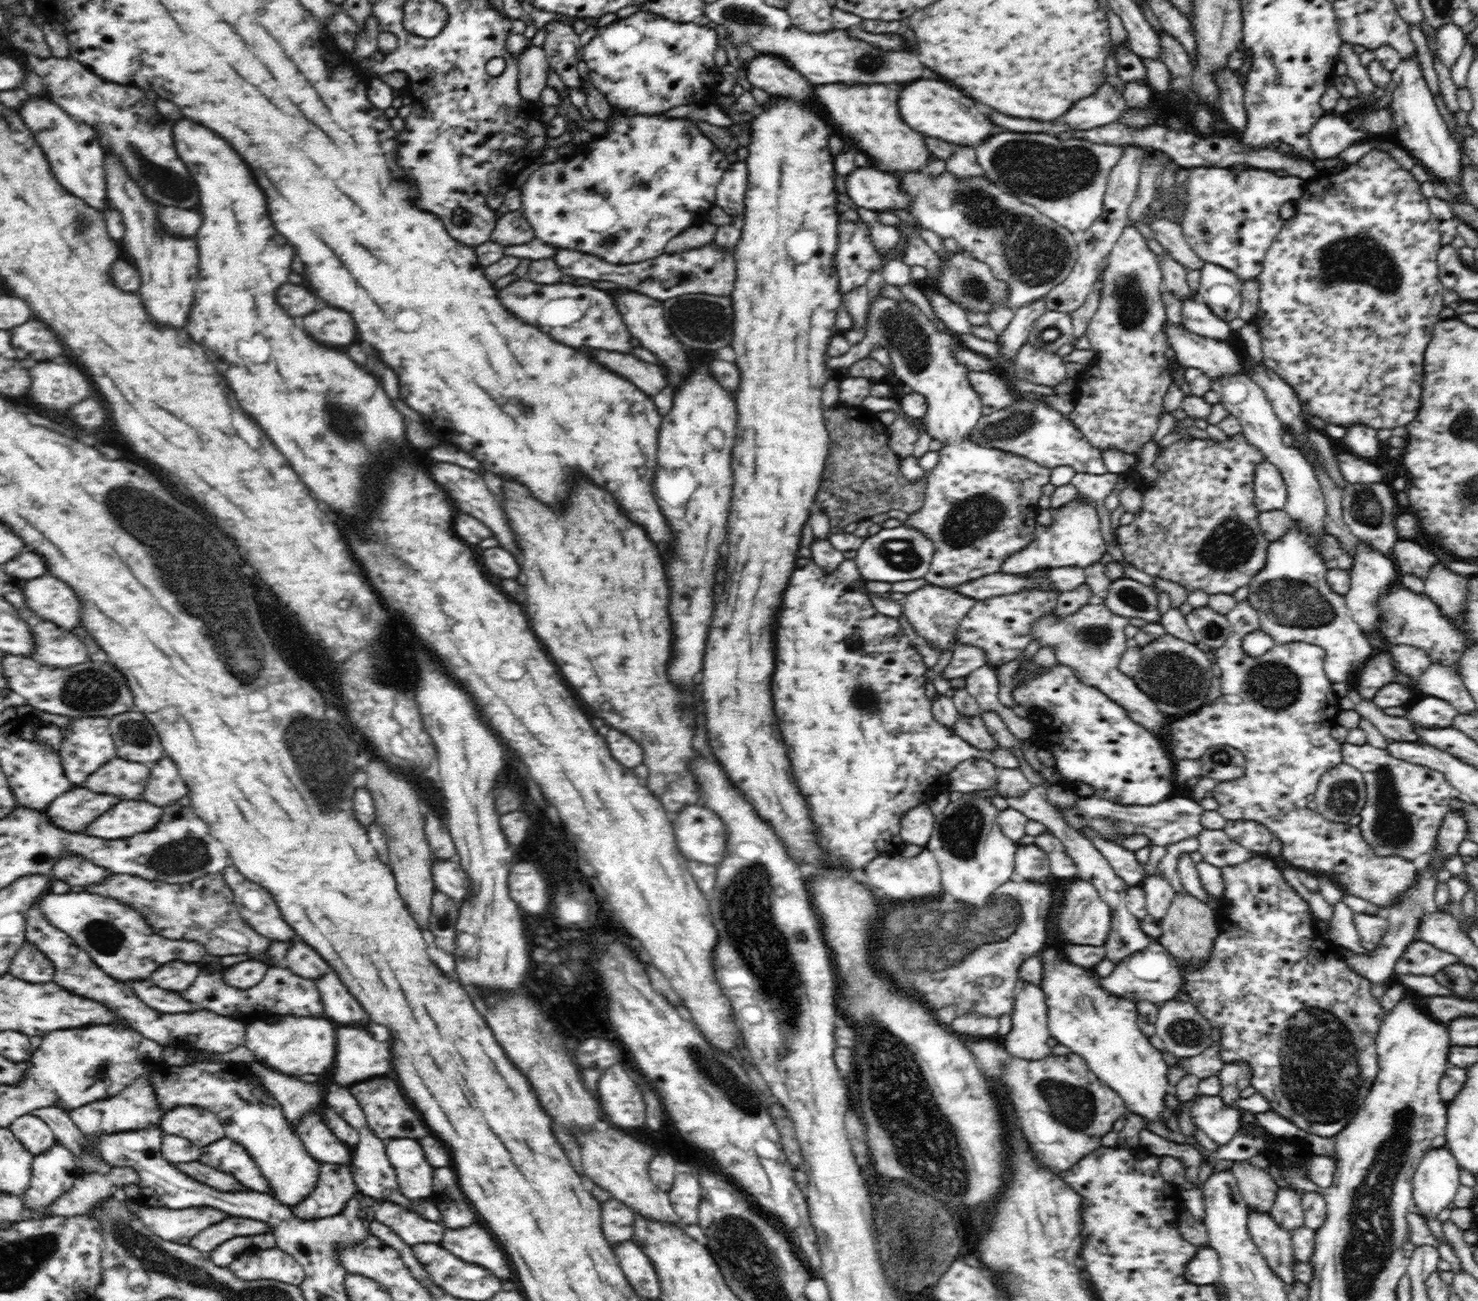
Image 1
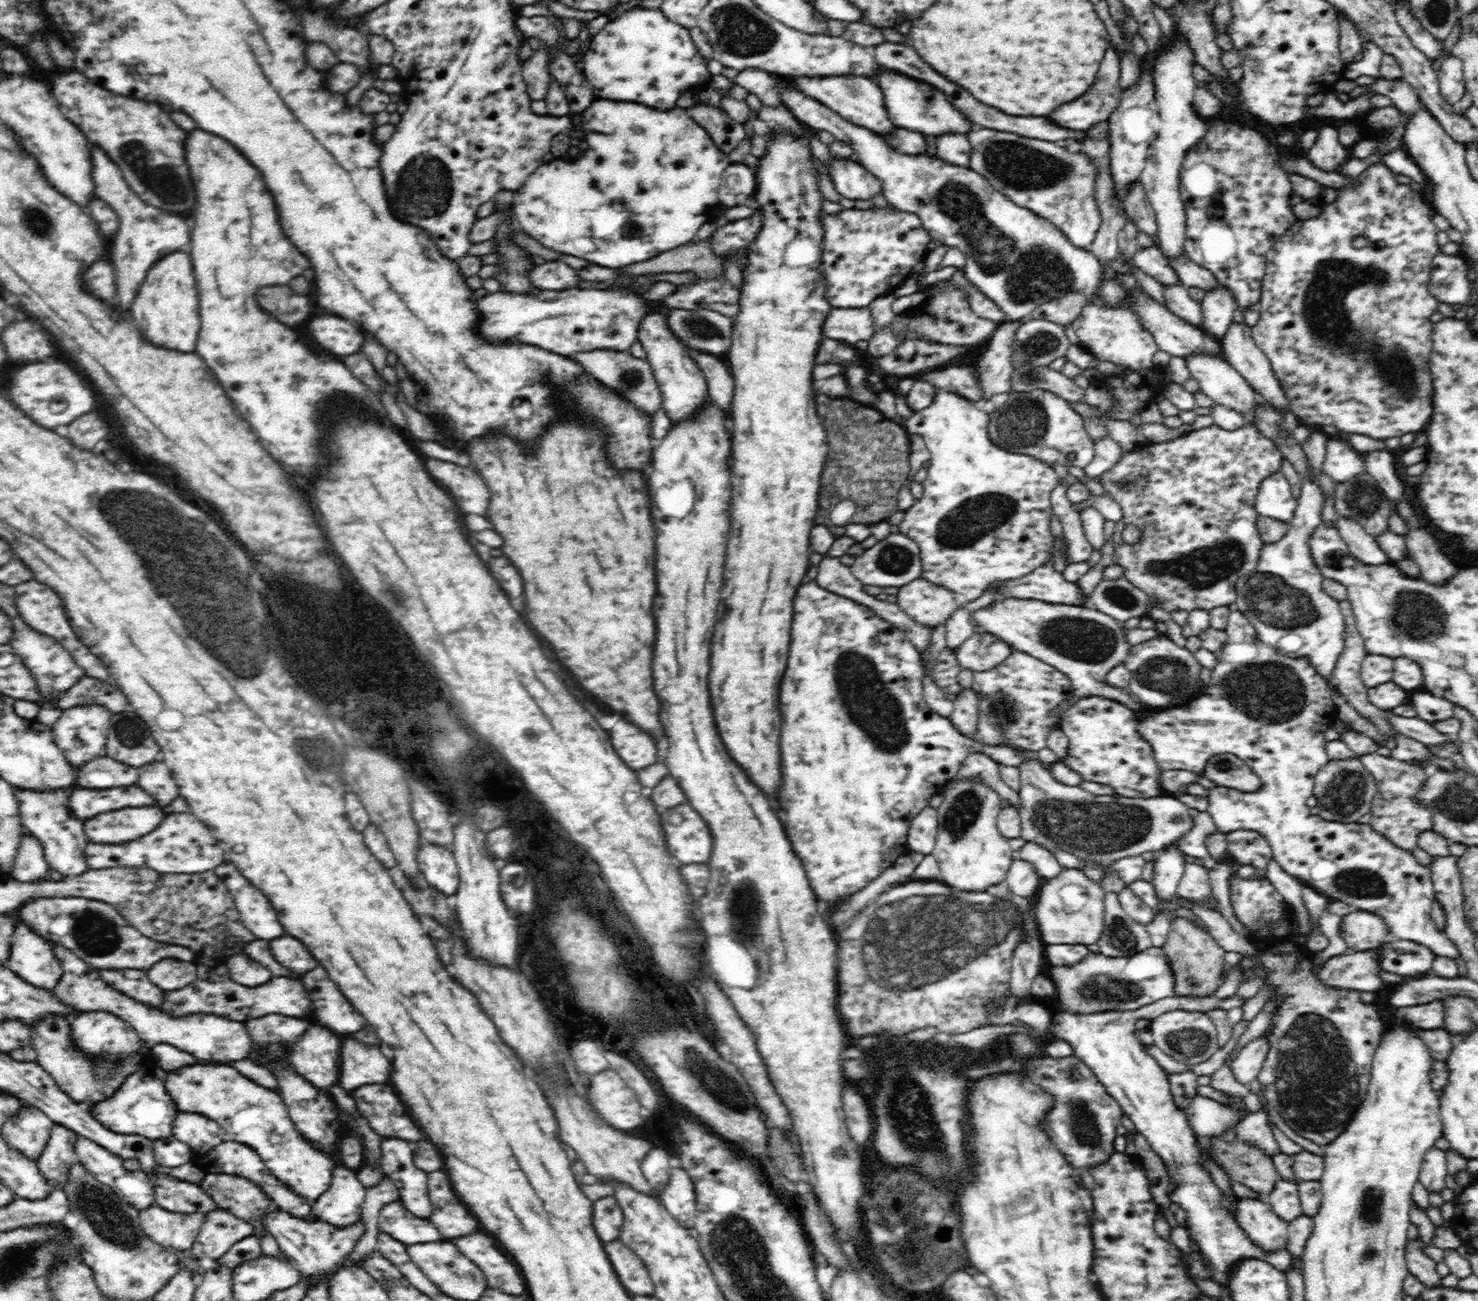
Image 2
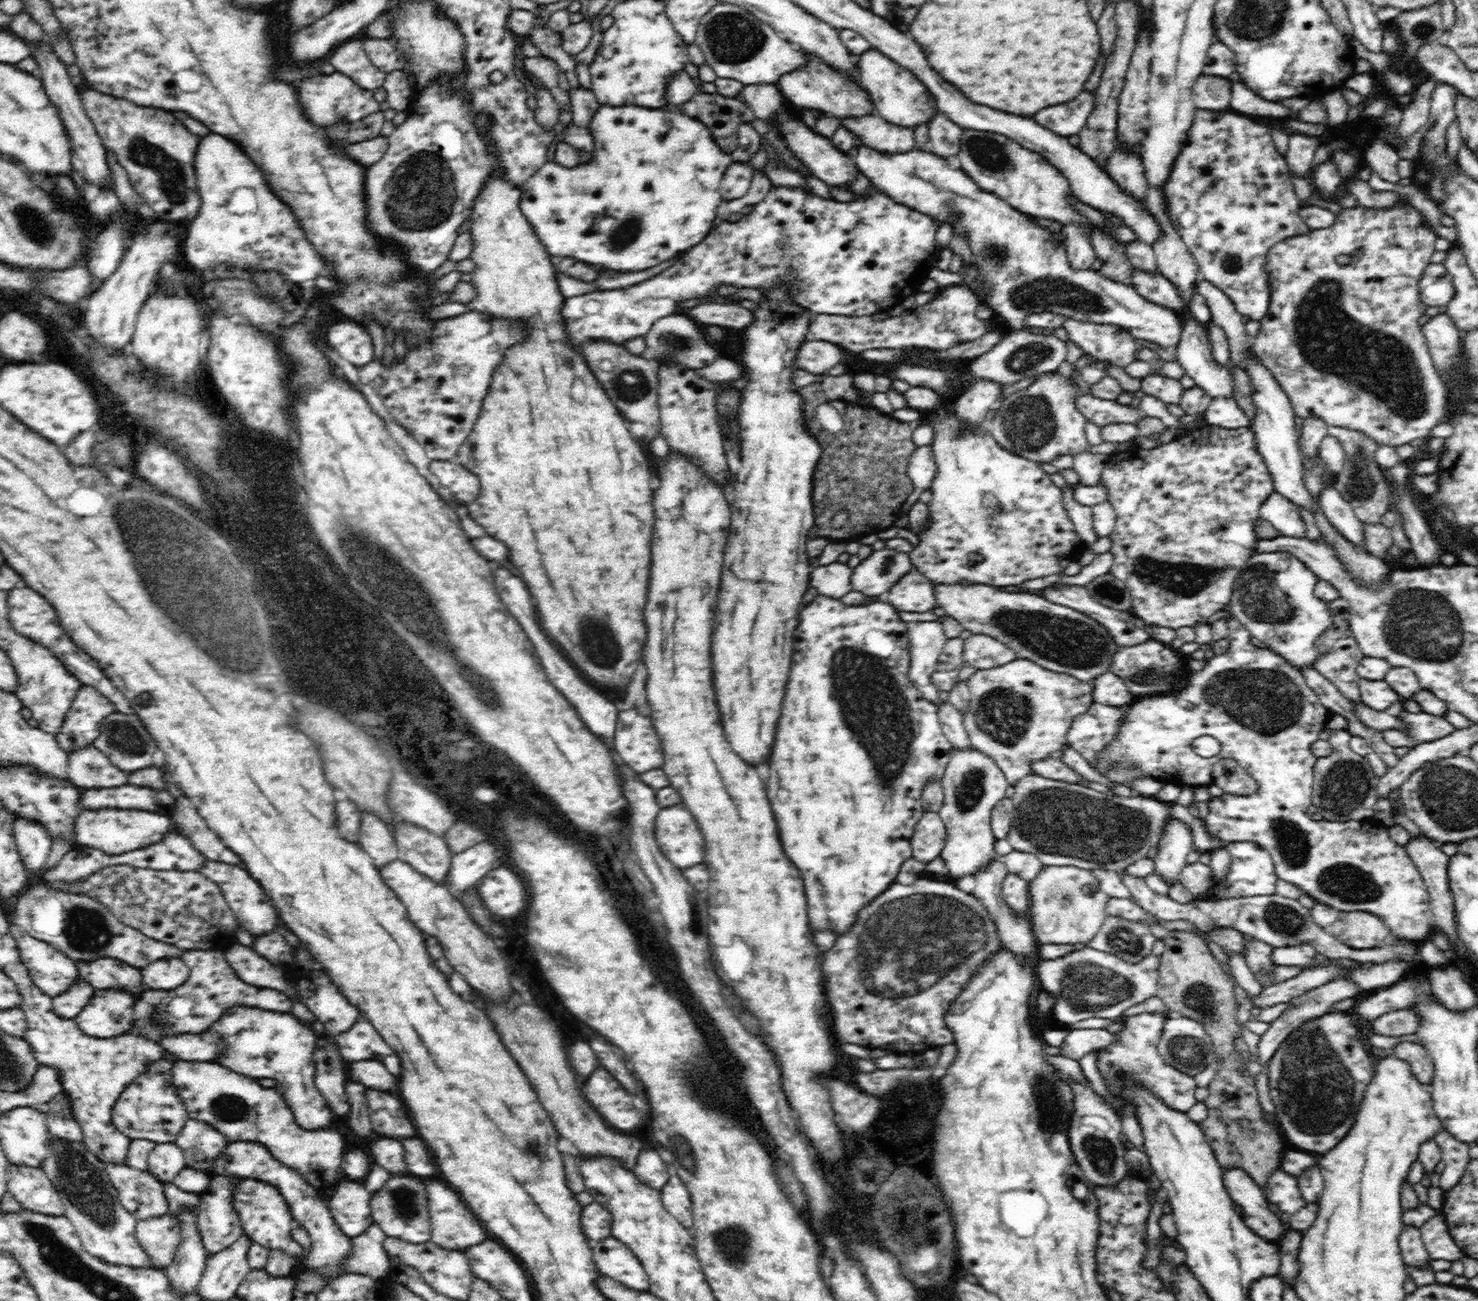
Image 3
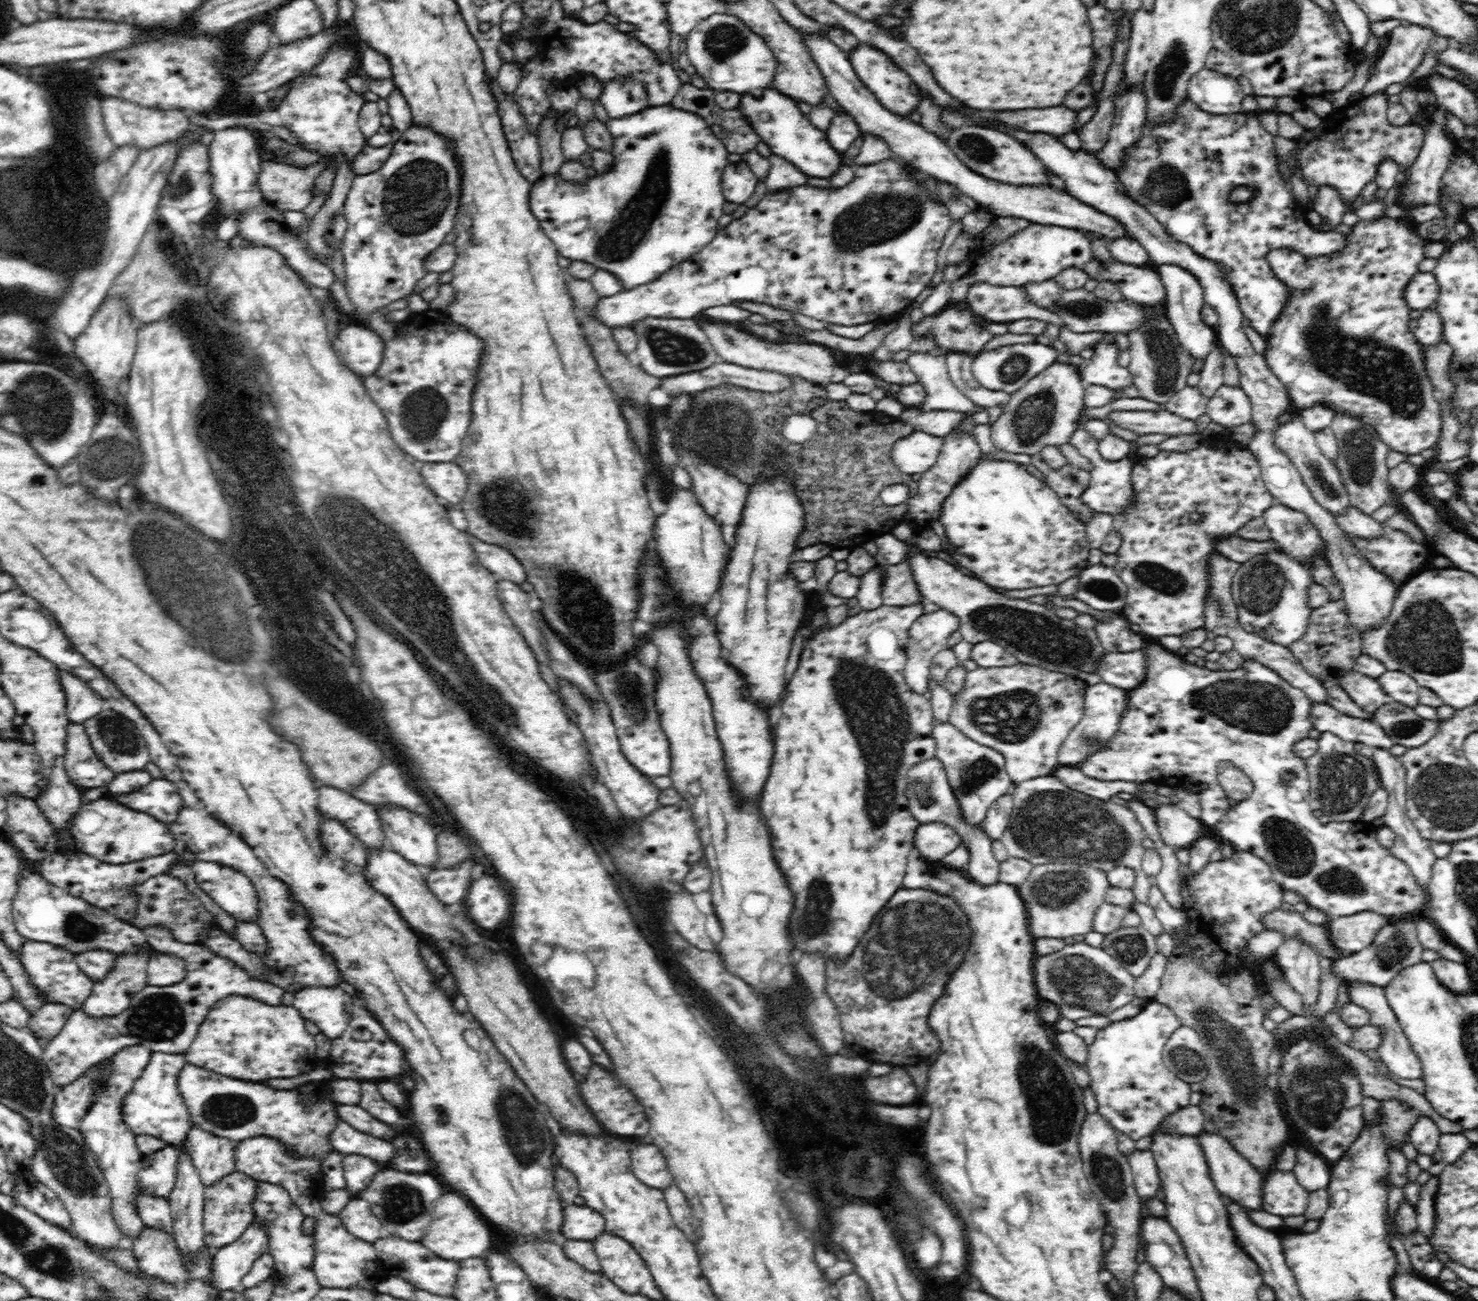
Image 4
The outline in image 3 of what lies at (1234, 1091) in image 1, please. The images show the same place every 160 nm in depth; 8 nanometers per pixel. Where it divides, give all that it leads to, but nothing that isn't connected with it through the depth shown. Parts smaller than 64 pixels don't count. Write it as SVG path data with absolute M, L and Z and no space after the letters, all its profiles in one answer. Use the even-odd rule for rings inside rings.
M1335 979L1333 982L1325 983L1325 986L1320 986L1314 989L1311 989L1307 994L1300 996L1299 998L1293 999L1288 1003L1288 1008L1278 1016L1278 1018L1270 1023L1267 1031L1260 1036L1258 1043L1258 1061L1262 1066L1266 1066L1269 1061L1275 1056L1276 1050L1280 1048L1280 1044L1296 1031L1304 1022L1308 1020L1318 1019L1324 1014L1328 1013L1328 1009L1337 1002L1346 999L1355 999L1362 992L1360 989L1360 984L1352 983L1348 979Z

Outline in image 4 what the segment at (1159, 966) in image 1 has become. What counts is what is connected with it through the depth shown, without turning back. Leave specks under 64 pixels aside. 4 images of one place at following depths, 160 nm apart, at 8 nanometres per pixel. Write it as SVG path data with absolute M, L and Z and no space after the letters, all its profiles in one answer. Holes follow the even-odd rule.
M1082 939L1068 941L1063 950L1054 954L1036 956L1033 973L1040 999L1058 1006L1062 1018L1068 1018L1068 1020L1076 1021L1078 1018L1099 1014L1107 1016L1110 1012L1114 1012L1117 1008L1122 1008L1122 1006L1136 998L1134 991L1135 977L1101 947L1093 948L1093 946L1084 943Z

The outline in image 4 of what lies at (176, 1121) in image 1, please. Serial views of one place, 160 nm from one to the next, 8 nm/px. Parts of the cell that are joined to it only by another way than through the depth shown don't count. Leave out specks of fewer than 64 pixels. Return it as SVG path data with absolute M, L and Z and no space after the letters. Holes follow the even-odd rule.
M192 1125L182 1149L192 1158L192 1163L205 1186L212 1186L224 1176L237 1171L234 1165L236 1146L237 1142L229 1138L216 1136L197 1125Z

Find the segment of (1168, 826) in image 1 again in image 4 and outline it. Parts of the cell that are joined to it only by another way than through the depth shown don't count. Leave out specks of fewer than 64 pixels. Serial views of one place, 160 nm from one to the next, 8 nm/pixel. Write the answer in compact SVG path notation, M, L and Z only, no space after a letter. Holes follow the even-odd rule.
M1053 774L1017 784L1013 803L1008 828L1000 838L1010 857L1022 858L1034 865L1088 865L1106 873L1118 865L1133 868L1136 876L1131 889L1139 908L1142 904L1149 905L1148 893L1152 880L1141 868L1142 857L1147 851L1142 840L1147 834L1132 809L1072 790Z

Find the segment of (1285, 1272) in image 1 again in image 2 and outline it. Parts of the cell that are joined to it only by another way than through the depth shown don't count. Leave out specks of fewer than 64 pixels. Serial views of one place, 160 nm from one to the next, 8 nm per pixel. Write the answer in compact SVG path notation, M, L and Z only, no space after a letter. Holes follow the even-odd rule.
M1239 1197L1236 1221L1254 1245L1264 1251L1284 1249L1288 1240L1288 1221L1280 1218L1266 1199Z

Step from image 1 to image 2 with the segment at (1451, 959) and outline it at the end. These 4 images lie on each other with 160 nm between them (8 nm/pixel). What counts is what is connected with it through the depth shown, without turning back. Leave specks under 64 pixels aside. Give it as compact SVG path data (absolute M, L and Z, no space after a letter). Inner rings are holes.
M1399 939L1376 948L1375 952L1384 971L1412 978L1431 975L1432 964L1436 958L1426 946Z

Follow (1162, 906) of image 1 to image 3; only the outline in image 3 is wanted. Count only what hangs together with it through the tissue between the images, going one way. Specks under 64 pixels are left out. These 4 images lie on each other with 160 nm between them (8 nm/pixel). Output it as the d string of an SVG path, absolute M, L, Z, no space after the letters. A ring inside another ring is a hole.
M1174 817L1168 819L1161 832L1157 854L1153 858L1155 873L1159 874L1166 884L1174 884L1174 882L1180 881L1181 868L1187 865L1186 856L1194 850L1194 837L1192 837L1192 831L1190 831L1188 825L1184 825L1184 822Z

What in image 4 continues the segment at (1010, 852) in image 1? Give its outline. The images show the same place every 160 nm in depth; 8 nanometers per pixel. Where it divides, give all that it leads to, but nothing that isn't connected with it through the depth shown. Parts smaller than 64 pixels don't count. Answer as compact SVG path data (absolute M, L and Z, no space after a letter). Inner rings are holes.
M936 718L931 735L936 745L936 757L944 765L948 782L960 803L964 821L970 825L980 825L993 802L1004 796L1010 790L1010 784L1013 784L1005 769L1004 755L968 738L951 723L939 722Z

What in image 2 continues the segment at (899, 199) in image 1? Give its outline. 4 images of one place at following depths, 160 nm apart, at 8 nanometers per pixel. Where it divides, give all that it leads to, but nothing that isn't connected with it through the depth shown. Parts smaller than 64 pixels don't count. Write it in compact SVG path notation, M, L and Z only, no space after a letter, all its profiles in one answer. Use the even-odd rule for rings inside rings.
M832 158L830 166L823 171L831 178L838 194L844 198L854 200L868 200L876 195L882 195L881 182L867 168L864 168L859 162L848 159Z

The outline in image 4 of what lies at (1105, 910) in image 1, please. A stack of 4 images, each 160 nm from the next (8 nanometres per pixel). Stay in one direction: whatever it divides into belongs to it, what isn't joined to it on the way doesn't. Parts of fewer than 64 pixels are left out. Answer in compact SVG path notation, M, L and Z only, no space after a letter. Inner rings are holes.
M1054 863L1033 865L1028 878L1017 885L1027 906L1030 933L1034 938L1083 939L1094 932L1094 913L1105 903L1110 885L1107 873L1096 867Z

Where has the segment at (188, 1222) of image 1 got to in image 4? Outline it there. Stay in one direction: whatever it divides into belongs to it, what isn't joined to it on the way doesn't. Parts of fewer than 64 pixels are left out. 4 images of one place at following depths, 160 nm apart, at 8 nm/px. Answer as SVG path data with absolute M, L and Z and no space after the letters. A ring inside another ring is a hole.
M144 1226L129 1247L138 1259L141 1272L155 1276L166 1284L180 1284L192 1279L182 1263L172 1234Z

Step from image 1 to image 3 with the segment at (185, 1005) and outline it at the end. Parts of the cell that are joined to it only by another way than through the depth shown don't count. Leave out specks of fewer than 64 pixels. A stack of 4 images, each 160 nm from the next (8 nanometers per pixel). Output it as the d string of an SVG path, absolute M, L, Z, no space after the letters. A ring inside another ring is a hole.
M98 958L92 962L75 962L82 978L94 988L120 988L132 994L144 994L142 974L134 966L112 958Z

